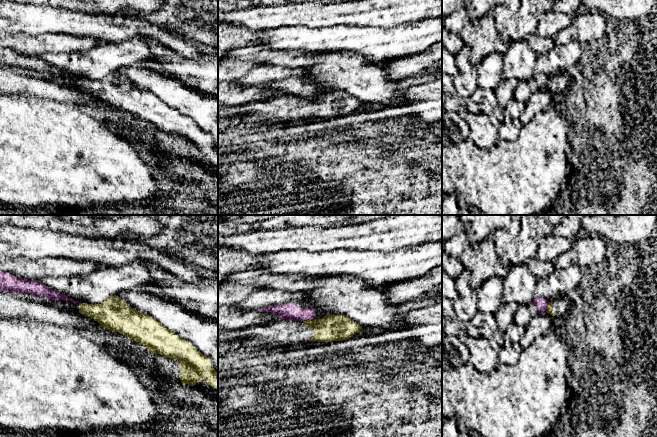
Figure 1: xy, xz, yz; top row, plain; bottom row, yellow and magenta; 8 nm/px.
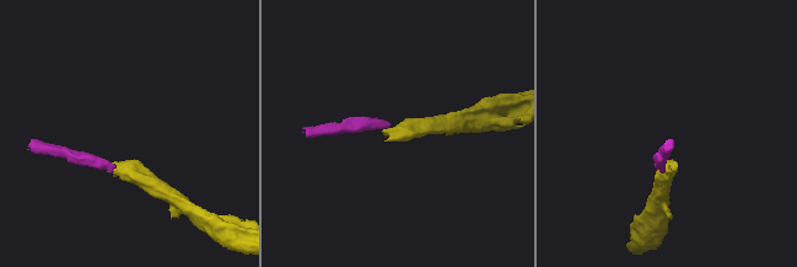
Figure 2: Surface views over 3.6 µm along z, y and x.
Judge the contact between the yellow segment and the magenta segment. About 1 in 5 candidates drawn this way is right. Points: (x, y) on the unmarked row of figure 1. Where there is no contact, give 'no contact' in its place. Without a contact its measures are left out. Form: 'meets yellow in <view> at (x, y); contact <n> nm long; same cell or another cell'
meets yellow in yz at (547, 83); contact 90 nm long; another cell

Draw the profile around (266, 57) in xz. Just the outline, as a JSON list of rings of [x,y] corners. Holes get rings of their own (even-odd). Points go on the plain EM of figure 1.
[[[247,46],[239,49],[231,50],[223,56],[224,59],[237,59],[241,61],[253,61],[258,62],[262,66],[272,67],[272,66],[281,66],[281,67],[306,67],[314,63],[314,59],[322,53],[331,53],[331,52],[311,52],[306,50],[271,50],[266,49],[260,46]]]

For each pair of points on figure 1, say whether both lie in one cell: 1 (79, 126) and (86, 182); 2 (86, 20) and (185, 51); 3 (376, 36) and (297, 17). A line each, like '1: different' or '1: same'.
1: same
2: same
3: different

